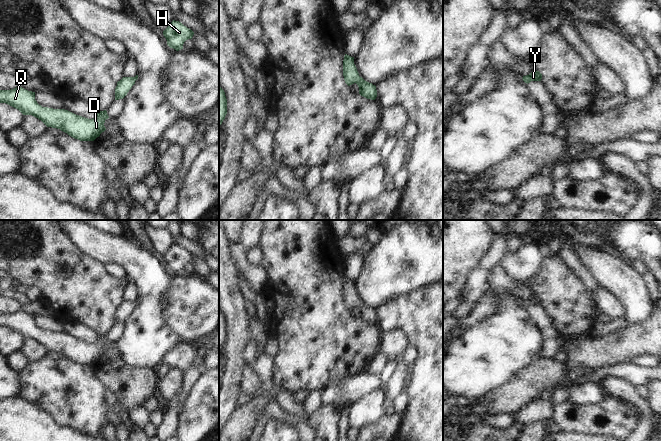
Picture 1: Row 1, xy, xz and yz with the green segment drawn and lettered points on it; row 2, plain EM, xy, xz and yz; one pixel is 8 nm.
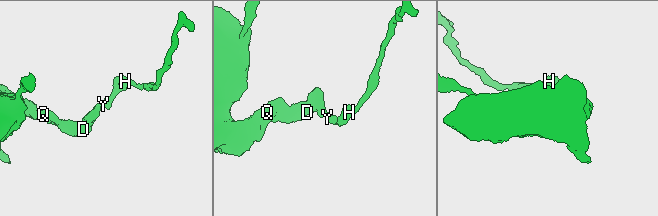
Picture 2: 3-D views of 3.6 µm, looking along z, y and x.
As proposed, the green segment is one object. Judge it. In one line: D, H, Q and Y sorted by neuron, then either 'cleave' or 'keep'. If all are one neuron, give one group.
D H Q Y | keep

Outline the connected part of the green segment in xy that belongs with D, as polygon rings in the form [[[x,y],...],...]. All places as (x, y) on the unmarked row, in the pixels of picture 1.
[[[22,311],[0,314],[0,327],[18,333],[23,339],[32,339],[47,351],[57,352],[80,365],[94,365],[106,354],[107,335],[97,336],[93,343],[76,339],[65,333],[42,331],[35,324],[35,316]]]

